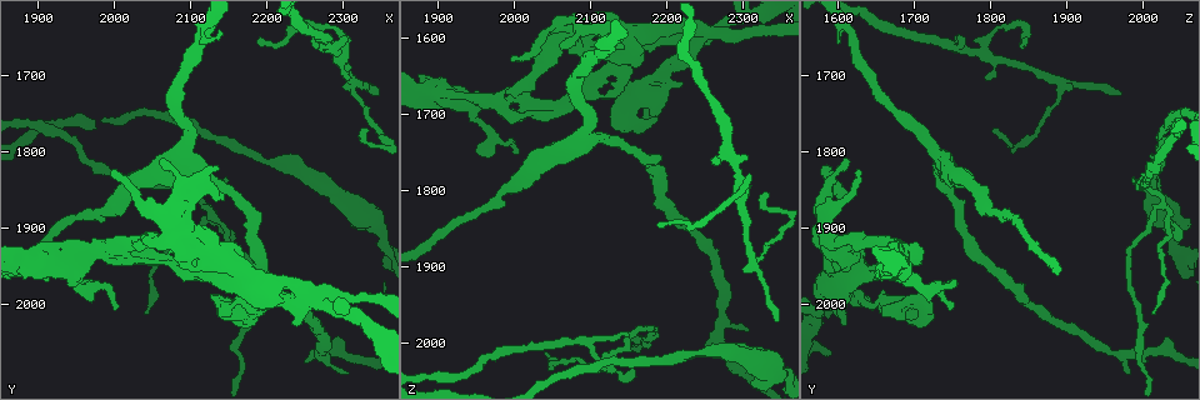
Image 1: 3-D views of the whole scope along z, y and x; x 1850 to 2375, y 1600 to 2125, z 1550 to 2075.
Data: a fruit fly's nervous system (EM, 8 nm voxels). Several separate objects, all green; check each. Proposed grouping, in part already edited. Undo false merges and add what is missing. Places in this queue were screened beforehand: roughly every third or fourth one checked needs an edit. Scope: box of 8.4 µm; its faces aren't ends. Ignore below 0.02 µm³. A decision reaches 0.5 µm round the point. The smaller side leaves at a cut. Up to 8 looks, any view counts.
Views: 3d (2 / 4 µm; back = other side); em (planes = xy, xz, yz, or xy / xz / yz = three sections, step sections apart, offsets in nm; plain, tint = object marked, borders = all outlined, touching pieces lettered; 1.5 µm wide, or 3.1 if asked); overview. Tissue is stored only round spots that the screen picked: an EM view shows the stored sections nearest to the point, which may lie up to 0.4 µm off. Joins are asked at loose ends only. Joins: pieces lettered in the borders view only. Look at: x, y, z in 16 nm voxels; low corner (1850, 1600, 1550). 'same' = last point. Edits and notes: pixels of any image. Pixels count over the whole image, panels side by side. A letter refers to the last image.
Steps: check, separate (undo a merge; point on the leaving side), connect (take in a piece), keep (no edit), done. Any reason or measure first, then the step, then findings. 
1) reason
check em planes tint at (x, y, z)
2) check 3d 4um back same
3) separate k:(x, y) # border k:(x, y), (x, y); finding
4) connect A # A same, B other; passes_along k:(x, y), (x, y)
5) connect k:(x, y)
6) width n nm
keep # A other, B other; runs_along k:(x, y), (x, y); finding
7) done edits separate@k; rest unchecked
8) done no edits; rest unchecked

branch stops here
check em planes borders at (2345, 1725, 1970)

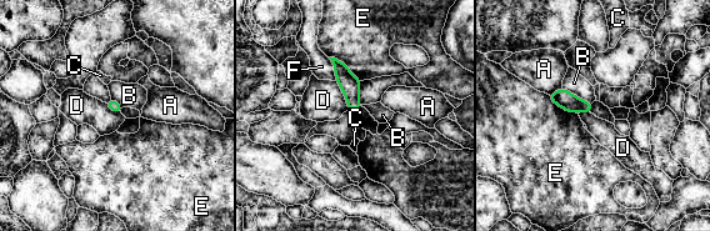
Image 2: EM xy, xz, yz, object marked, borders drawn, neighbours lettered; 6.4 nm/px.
keep # A other, B other, C other, D other, E other, F other; border 2:(335, 81), (349, 109); none of them fits

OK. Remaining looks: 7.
branch stops here
check em planes tint at (2330, 1770, 1805)

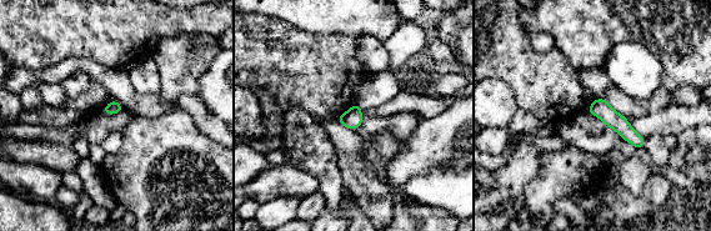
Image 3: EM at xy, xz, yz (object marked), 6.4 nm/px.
check em planes borders same

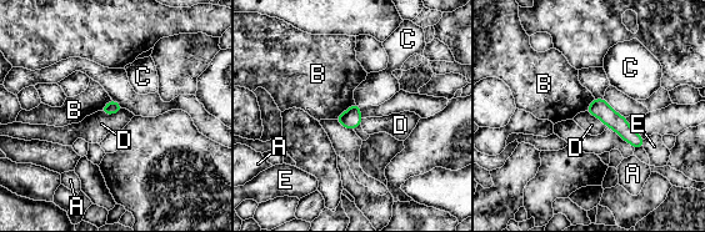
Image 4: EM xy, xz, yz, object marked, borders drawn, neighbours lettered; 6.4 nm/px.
keep # A other, B other, C other, D other, E other; border 4:(355, 104), (334, 119); none of them fits

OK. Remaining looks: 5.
tapers out
check 3d 2um at (2150, 1840, 1985)

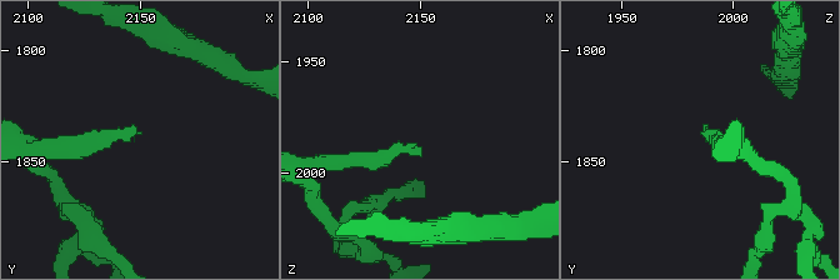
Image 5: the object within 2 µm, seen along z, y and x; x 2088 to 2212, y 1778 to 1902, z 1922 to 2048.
now the EM
check em planes borders at (2148, 1835, 1987)

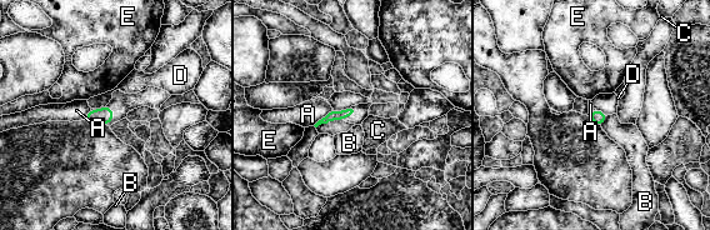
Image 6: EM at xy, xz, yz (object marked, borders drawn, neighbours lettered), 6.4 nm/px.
longest_contact D 190 nm
keep # A other, B other, C other, D other, E other; border 6:(343, 119), (333, 119), (316, 128); no lettered piece goes on from it

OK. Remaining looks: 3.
done no edits; rest unchecked

